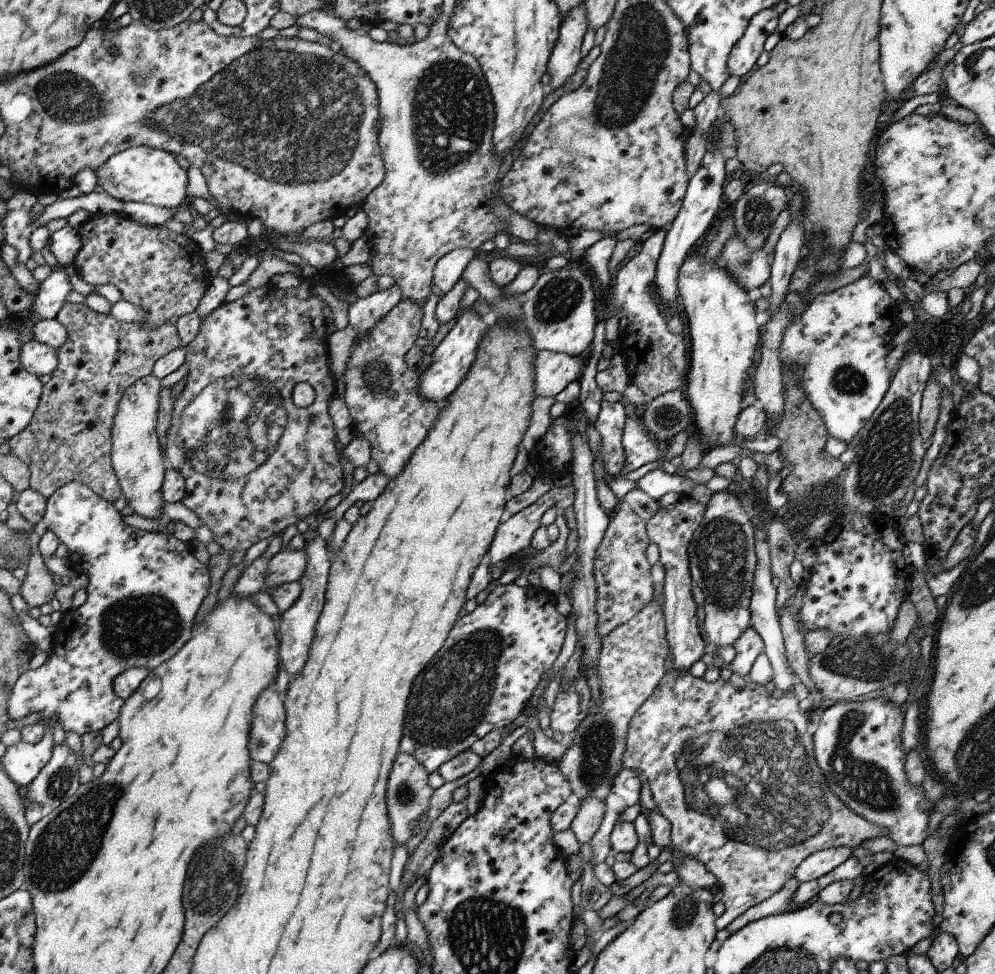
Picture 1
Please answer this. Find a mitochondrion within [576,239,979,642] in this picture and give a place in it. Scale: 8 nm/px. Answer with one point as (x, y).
(887, 454)

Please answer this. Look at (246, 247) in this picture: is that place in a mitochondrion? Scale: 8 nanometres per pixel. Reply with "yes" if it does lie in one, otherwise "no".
no

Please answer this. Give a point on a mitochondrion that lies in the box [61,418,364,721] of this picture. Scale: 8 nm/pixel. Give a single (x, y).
(139, 626)

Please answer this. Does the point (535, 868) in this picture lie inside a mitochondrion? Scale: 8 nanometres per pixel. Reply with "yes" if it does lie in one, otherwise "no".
no

